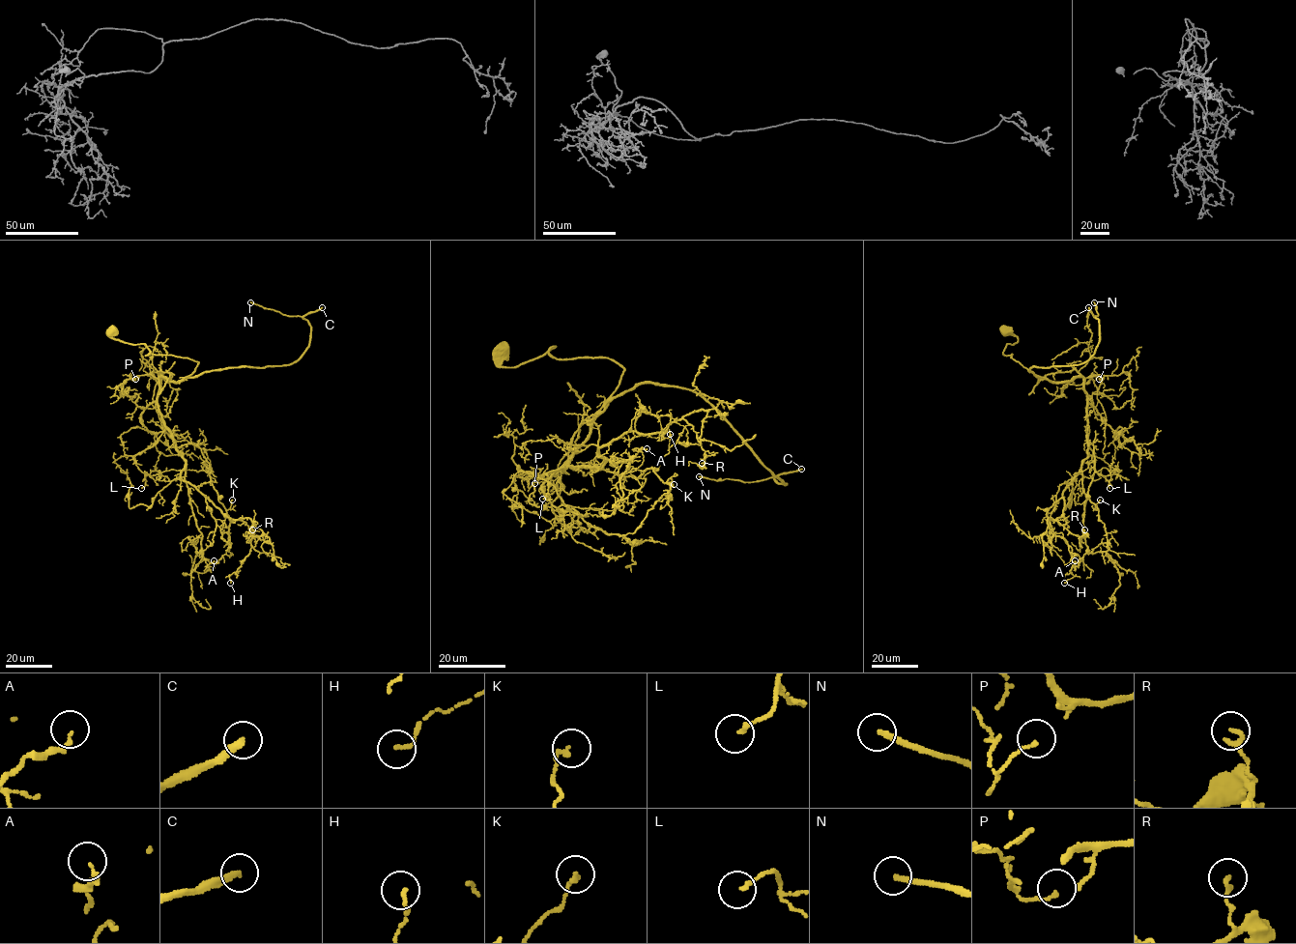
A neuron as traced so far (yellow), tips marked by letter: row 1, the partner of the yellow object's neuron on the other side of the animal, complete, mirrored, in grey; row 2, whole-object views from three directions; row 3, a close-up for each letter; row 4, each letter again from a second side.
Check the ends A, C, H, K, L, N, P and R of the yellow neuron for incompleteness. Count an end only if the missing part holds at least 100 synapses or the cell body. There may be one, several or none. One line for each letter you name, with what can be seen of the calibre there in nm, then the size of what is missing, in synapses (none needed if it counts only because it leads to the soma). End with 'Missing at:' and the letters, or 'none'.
C: 280 nm thick; about 350 synapses
N: 180 nm thick; about 120 synapses
Missing at: C, N

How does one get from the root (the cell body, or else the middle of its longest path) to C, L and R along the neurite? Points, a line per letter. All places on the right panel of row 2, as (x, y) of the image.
C: (1007, 330), (1018, 340), (1003, 354), (1038, 377), (1028, 370), (1083, 363), (1094, 354), (1099, 320), (1088, 307)
L: (1007, 330), (1018, 340), (1003, 354), (1031, 372), (1054, 382), (1082, 378), (1088, 444), (1109, 488)
R: (1007, 330), (1018, 340), (1003, 354), (1031, 372), (1082, 378), (1088, 456), (1053, 520), (1076, 535), (1084, 529)

